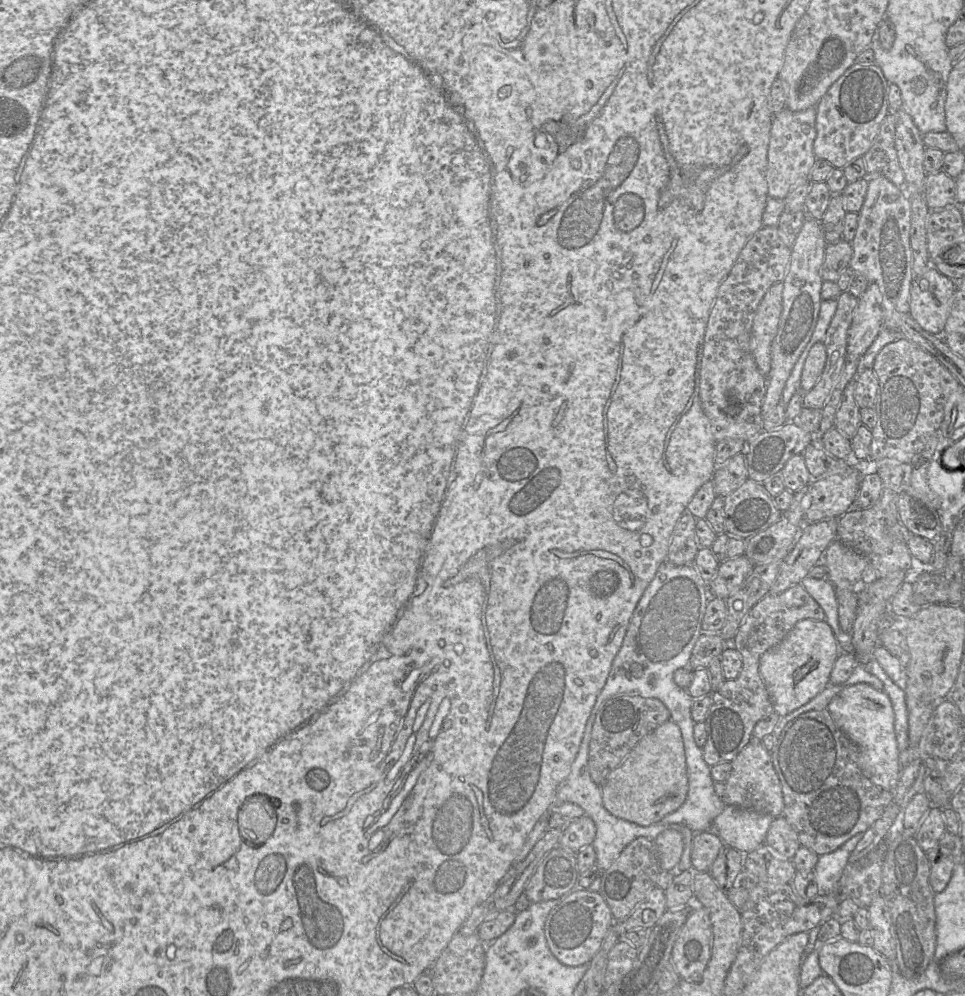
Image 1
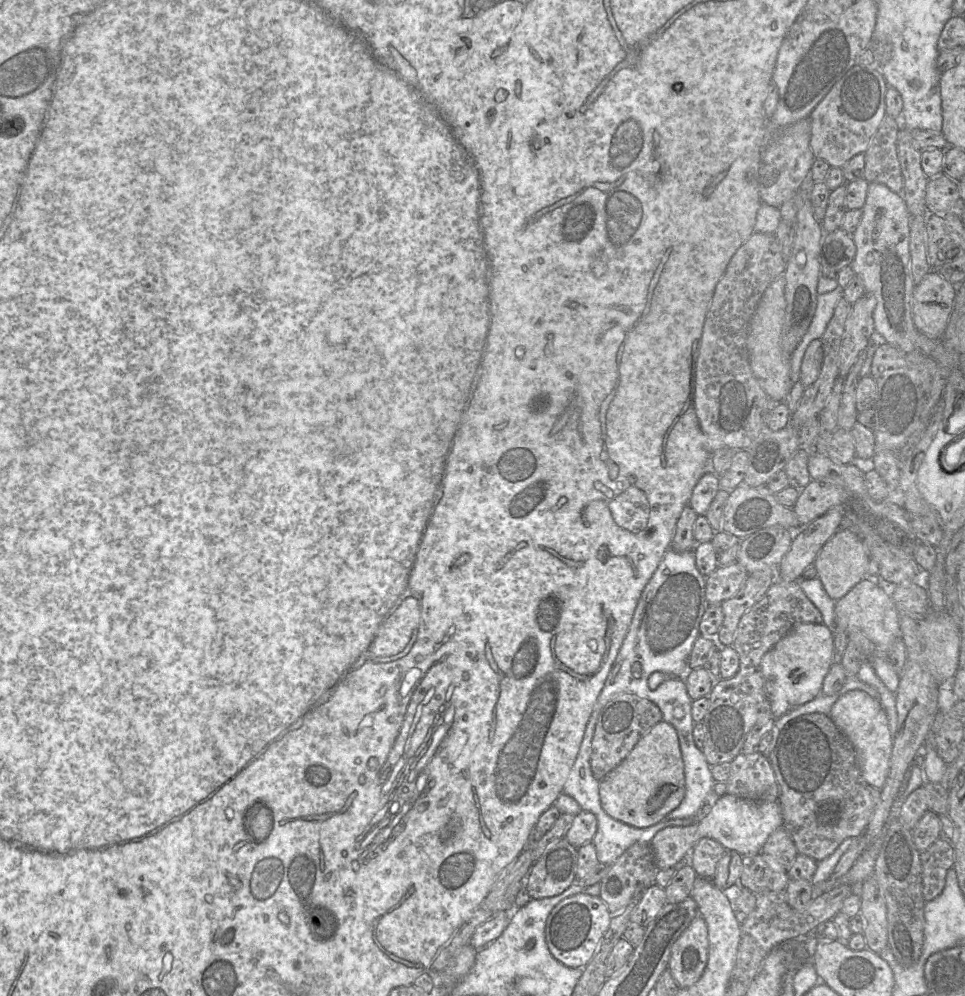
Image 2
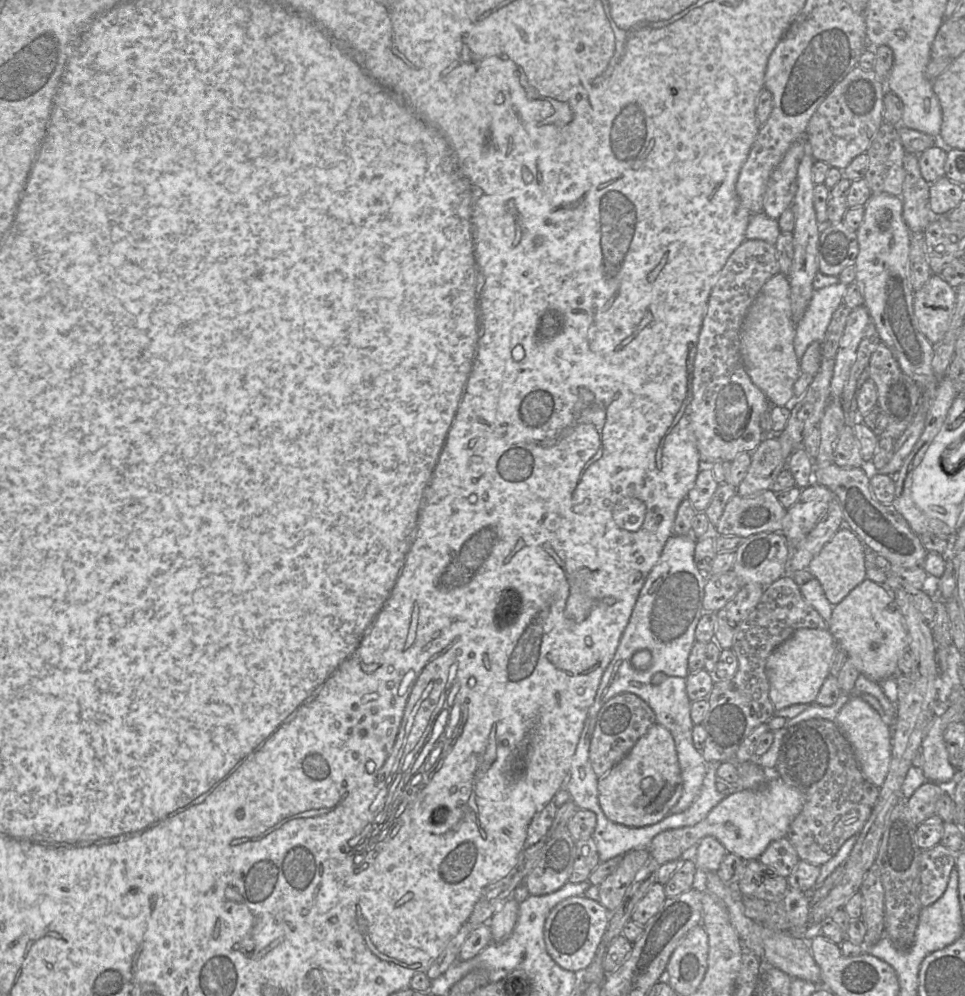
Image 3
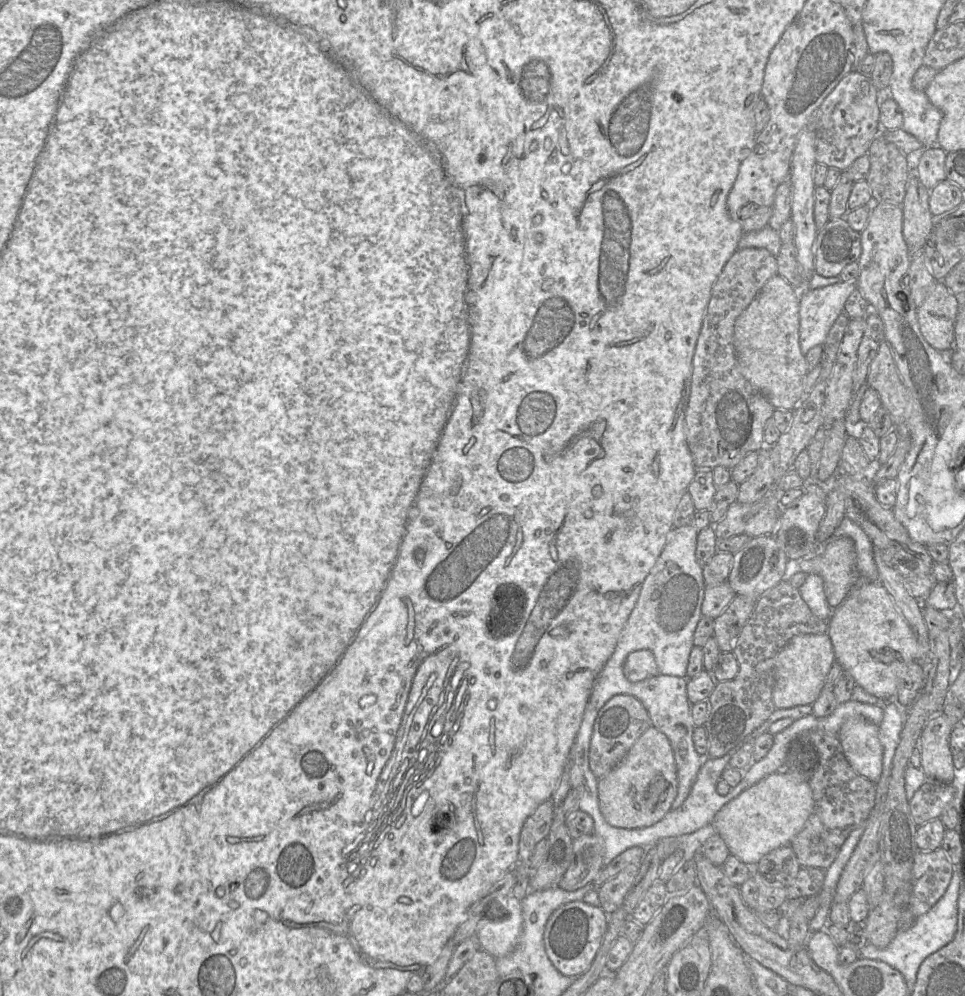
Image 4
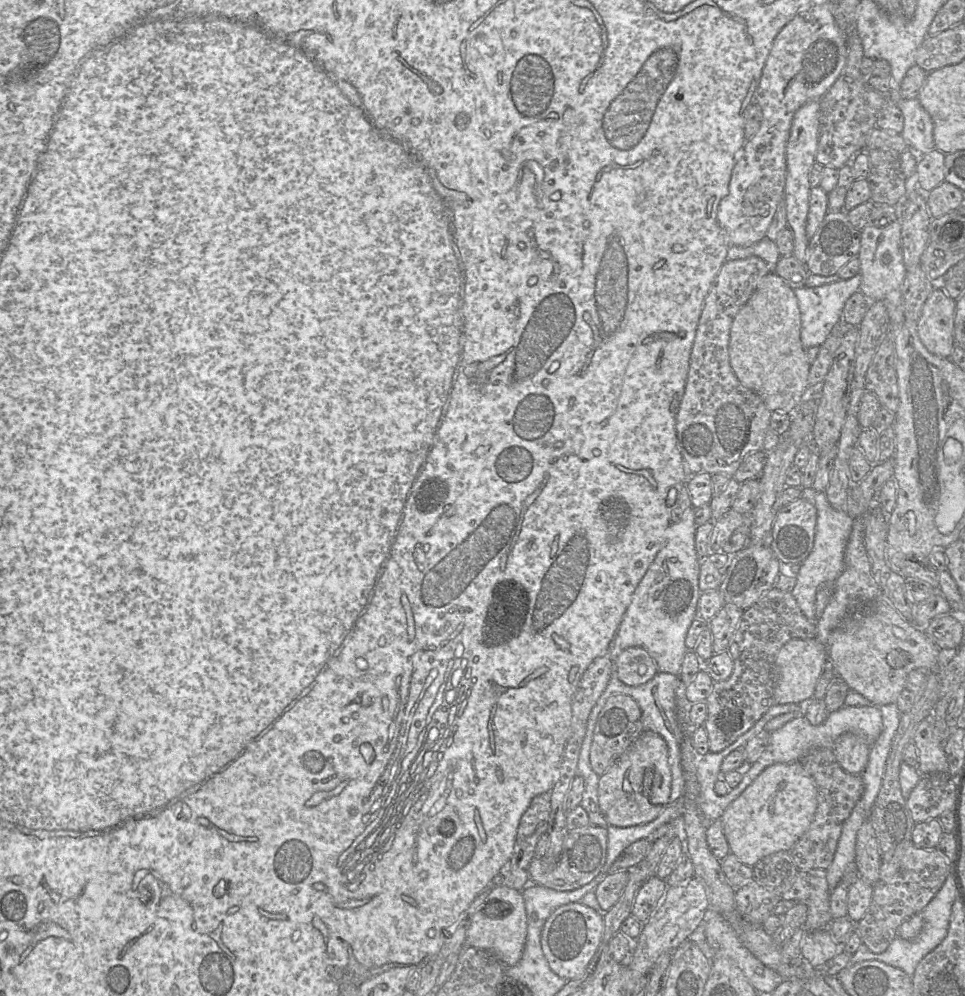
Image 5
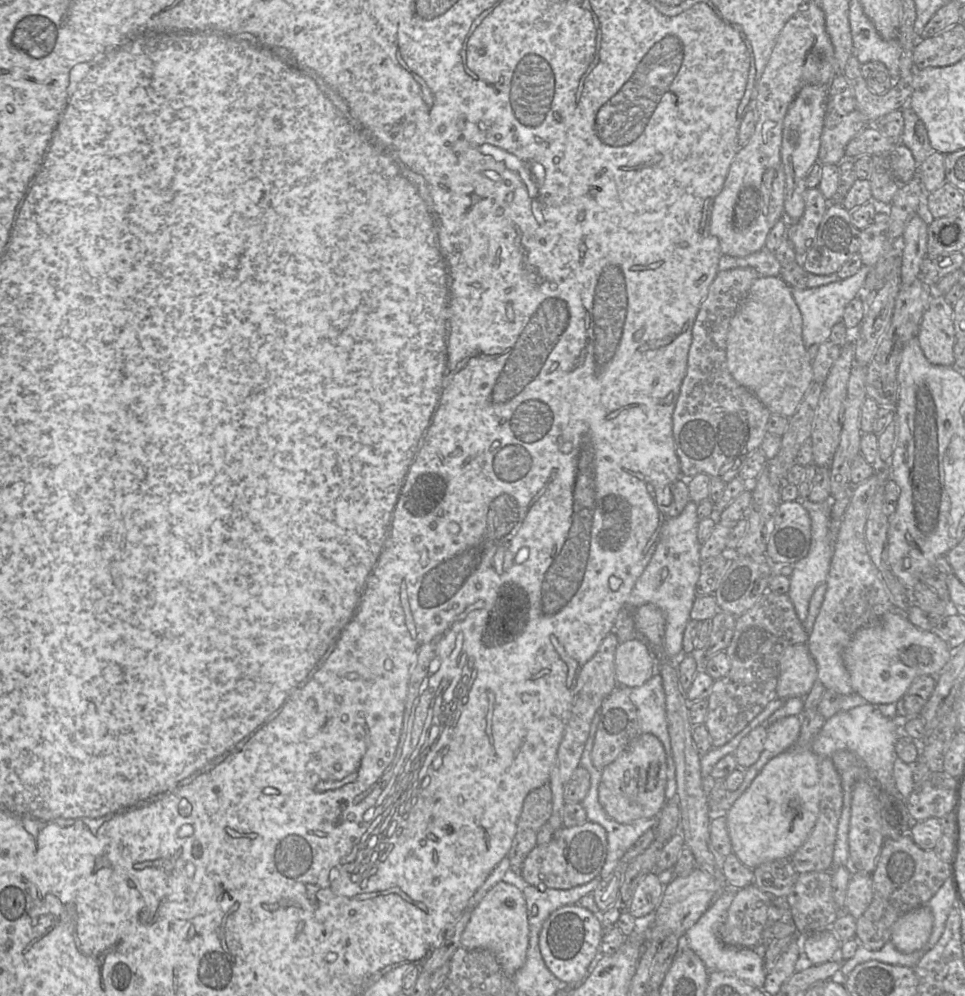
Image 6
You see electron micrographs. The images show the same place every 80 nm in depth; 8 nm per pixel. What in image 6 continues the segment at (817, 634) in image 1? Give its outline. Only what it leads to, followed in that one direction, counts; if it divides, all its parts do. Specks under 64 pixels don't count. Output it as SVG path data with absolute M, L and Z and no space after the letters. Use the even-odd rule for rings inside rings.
M806 644L788 646L779 662L777 697L806 697L817 680L817 665Z

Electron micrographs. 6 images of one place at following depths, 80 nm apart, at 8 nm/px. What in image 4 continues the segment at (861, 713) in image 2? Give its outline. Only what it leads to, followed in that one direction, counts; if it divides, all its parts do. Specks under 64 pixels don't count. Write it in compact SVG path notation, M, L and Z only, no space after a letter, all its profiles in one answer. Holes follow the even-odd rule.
M851 717L841 725L837 736L851 767L876 784L883 768L879 726L861 717Z

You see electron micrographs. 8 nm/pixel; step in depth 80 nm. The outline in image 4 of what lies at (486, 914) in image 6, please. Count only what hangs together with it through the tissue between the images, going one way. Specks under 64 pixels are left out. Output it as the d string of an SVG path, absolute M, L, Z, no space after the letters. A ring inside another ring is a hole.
M512 894L506 895L505 897L495 897L492 901L503 905L508 911L508 916L500 921L481 918L477 924L475 936L478 939L479 946L483 950L498 958L510 954L518 944L523 927L522 906L521 900L518 900Z

